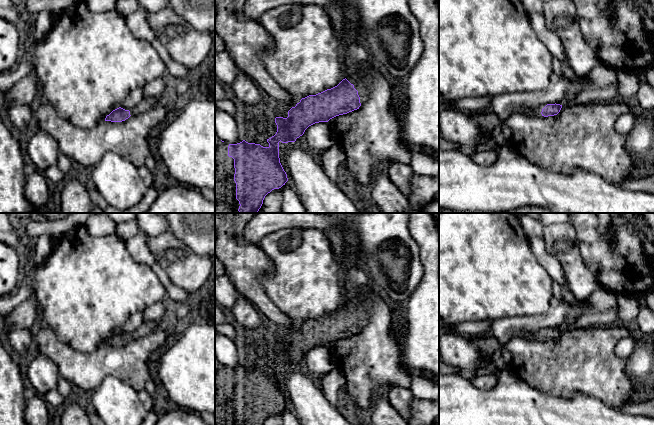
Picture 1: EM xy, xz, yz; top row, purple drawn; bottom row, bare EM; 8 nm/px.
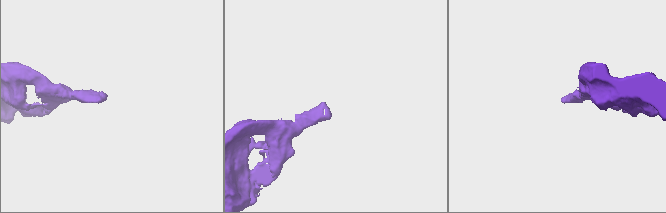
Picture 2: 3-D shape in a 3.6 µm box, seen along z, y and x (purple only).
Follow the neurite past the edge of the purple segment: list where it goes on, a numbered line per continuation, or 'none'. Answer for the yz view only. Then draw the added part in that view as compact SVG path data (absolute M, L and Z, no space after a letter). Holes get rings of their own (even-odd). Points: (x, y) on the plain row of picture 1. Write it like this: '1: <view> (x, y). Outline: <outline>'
1: yz (537, 335). Outline: M543 328L537 332L535 332L531 337L534 338L535 340L538 340L538 341L544 341L541 336L542 336L542 333L546 330L547 328Z

